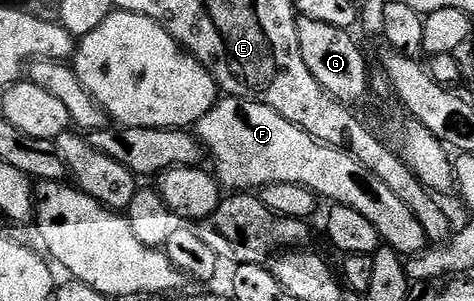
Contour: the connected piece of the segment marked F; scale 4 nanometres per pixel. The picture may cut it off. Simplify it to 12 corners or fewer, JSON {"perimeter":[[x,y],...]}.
{"perimeter":[[221,97],[194,134],[221,187],[305,186],[397,254],[418,216],[354,156],[261,102]]}

